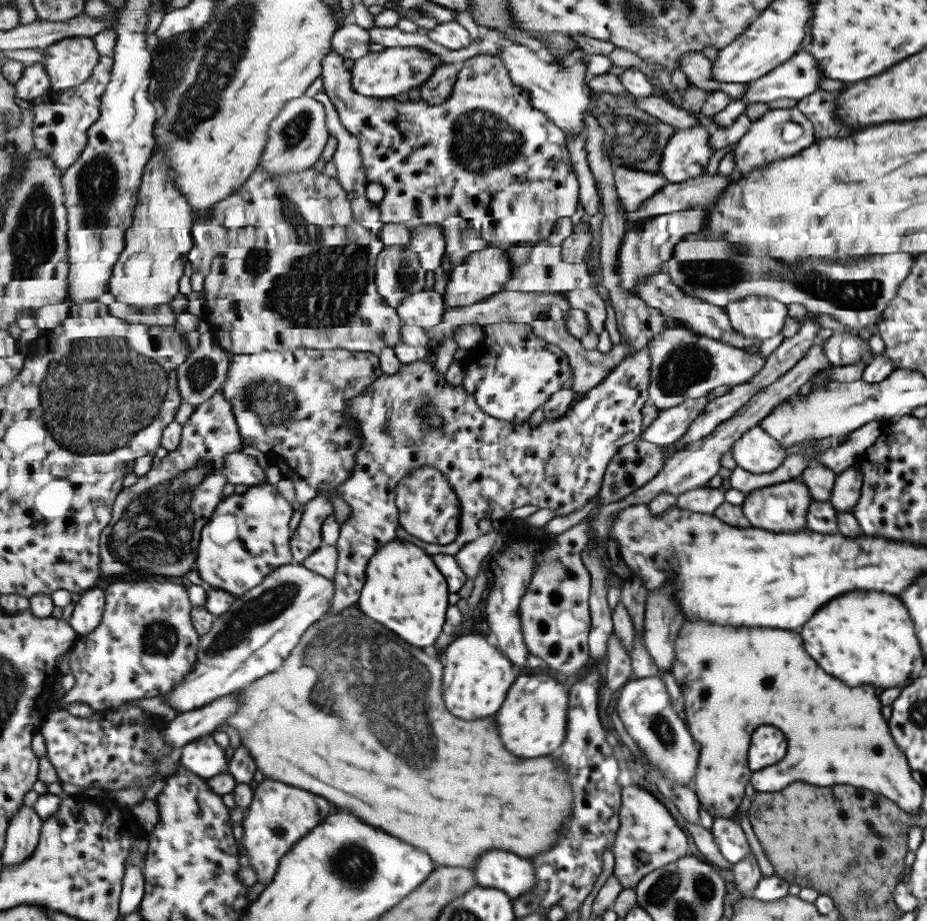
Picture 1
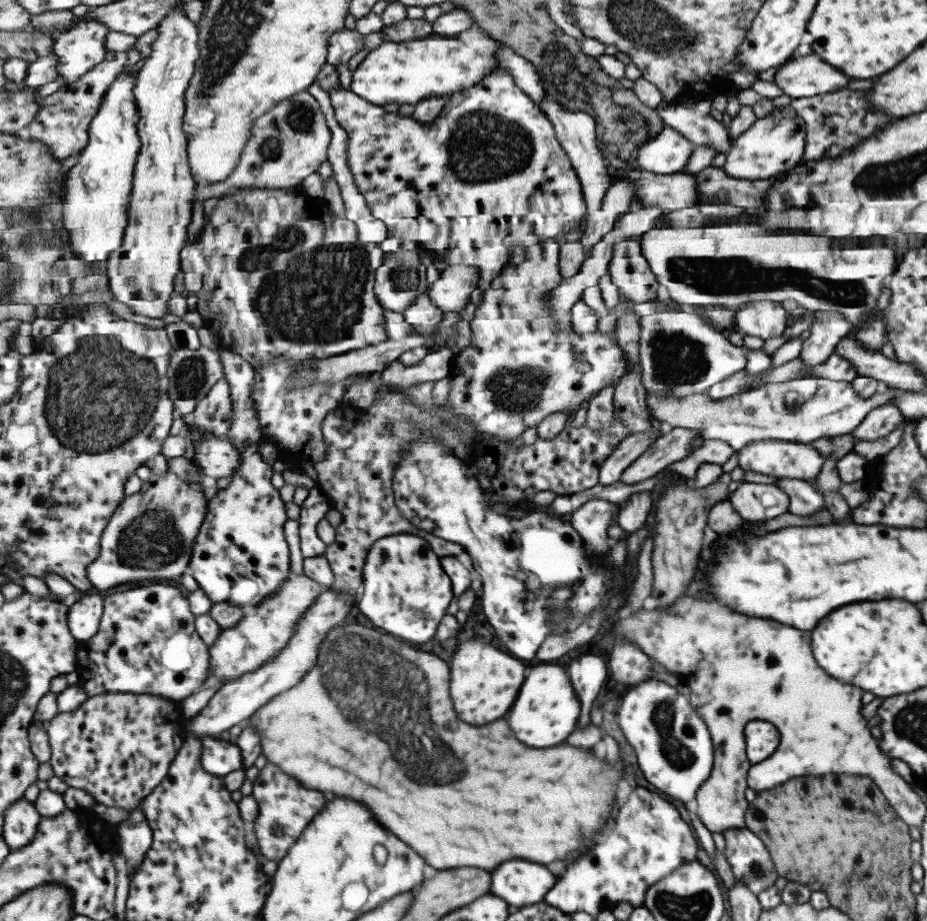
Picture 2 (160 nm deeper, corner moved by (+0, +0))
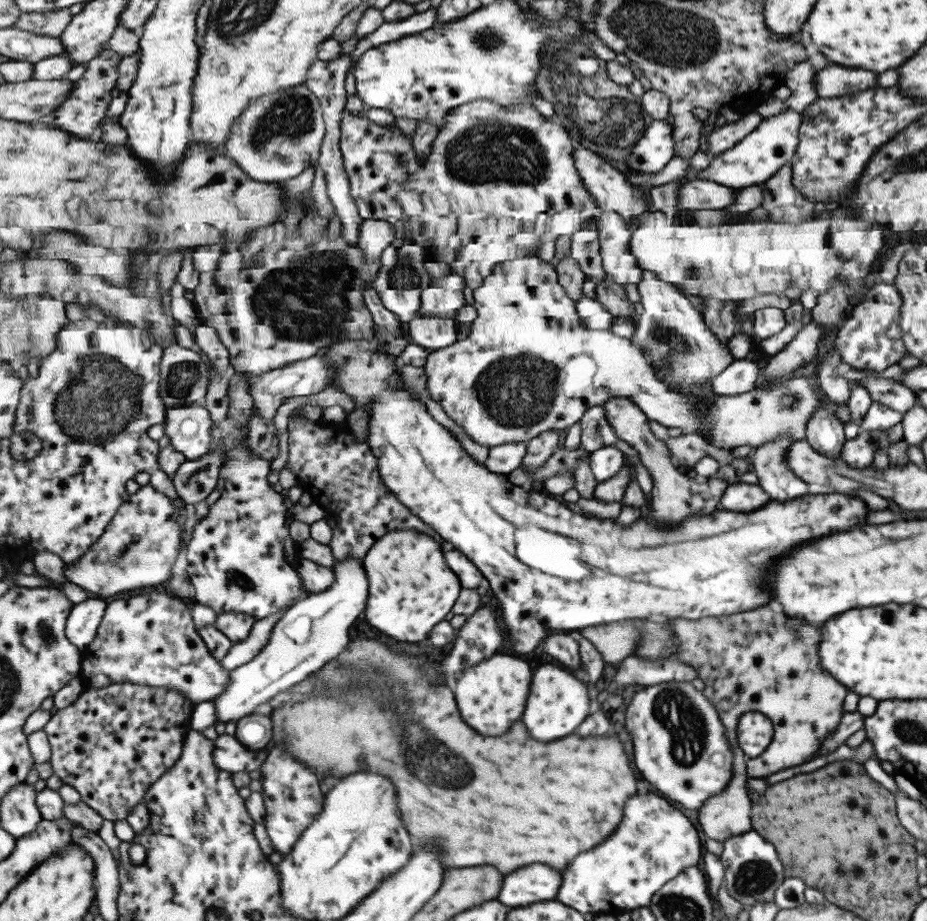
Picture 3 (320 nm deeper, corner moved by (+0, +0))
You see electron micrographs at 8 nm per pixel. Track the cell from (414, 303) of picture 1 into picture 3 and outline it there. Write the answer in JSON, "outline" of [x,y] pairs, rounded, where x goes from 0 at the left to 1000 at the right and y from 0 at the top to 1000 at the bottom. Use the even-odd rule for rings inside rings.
{"outline":[[[453,339],[441,350],[441,363],[444,371],[465,381],[482,378],[495,371],[491,346],[461,343]]]}

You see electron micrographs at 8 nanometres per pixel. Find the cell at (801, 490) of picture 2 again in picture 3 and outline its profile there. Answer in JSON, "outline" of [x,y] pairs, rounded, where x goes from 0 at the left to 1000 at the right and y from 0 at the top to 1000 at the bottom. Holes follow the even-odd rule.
{"outline":[[[838,472],[837,477],[825,479],[809,491],[818,527],[836,545],[858,543],[871,535],[869,524],[852,511],[846,496],[848,484],[857,479],[853,472]]]}

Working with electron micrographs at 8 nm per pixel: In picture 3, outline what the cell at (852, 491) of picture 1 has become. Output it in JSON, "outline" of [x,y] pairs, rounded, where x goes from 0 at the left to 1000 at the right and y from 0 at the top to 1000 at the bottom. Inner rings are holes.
{"outline":[[[957,466],[927,468],[922,476],[909,480],[906,486],[906,498],[918,508],[932,509],[940,506],[942,493],[959,484]]]}

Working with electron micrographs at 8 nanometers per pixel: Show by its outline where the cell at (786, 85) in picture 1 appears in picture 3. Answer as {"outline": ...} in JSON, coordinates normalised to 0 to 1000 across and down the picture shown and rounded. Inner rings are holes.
{"outline":[[[891,72],[877,84],[882,106],[902,106],[943,94],[944,78],[909,72]]]}

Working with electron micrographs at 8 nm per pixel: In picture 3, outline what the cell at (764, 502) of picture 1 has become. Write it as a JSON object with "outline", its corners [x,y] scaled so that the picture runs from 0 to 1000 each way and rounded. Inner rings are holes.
{"outline":[[[794,522],[784,527],[780,533],[778,550],[786,556],[812,556],[827,545],[832,545],[832,541],[818,524]]]}

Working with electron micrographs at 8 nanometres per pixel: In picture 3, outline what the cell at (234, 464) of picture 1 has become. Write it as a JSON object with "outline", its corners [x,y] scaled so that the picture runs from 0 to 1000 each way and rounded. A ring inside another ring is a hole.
{"outline":[[[214,438],[181,444],[177,467],[189,489],[201,493],[203,499],[210,499],[230,491],[230,464],[228,450]]]}

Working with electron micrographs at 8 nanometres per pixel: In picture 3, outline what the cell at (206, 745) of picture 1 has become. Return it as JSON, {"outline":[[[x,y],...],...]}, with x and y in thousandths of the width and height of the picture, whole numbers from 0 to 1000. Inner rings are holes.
{"outline":[[[242,796],[232,803],[232,808],[231,826],[233,831],[250,839],[282,836],[290,820],[290,814],[287,812],[271,814],[254,797]]]}

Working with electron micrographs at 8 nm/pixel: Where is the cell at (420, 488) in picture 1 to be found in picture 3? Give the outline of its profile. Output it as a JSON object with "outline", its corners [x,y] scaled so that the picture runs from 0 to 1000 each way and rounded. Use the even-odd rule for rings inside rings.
{"outline":[[[407,355],[407,364],[403,366],[392,369],[367,369],[358,374],[350,384],[346,385],[352,387],[354,393],[356,393],[360,400],[367,400],[362,402],[366,409],[362,410],[361,416],[368,419],[373,428],[378,428],[378,430],[382,432],[382,436],[385,441],[392,441],[392,443],[395,443],[395,447],[397,447],[399,468],[396,479],[402,493],[410,502],[409,510],[413,523],[421,529],[422,534],[437,547],[438,552],[443,552],[446,558],[450,558],[461,570],[465,569],[480,586],[489,588],[493,597],[499,597],[499,599],[517,615],[517,619],[521,621],[521,625],[523,625],[529,633],[528,637],[532,641],[532,645],[534,645],[534,648],[539,654],[540,661],[543,661],[543,671],[546,673],[547,682],[551,685],[551,688],[548,689],[547,697],[551,700],[551,704],[556,704],[556,706],[562,708],[562,710],[573,710],[575,706],[585,704],[588,693],[592,693],[594,688],[599,688],[599,685],[613,686],[615,684],[620,684],[626,686],[628,683],[635,681],[676,674],[680,673],[680,671],[738,671],[739,673],[752,673],[761,669],[793,667],[793,664],[812,662],[812,660],[817,660],[817,658],[825,658],[825,656],[830,656],[830,645],[821,641],[821,630],[819,630],[819,625],[821,625],[821,621],[823,621],[825,617],[832,615],[834,608],[838,608],[840,604],[847,604],[853,595],[864,593],[864,591],[868,591],[868,588],[873,588],[873,586],[888,584],[888,582],[896,582],[896,580],[901,580],[901,578],[912,578],[912,575],[916,575],[916,573],[922,573],[922,571],[927,572],[927,569],[934,569],[933,559],[935,559],[937,554],[935,549],[933,549],[933,545],[927,543],[927,541],[901,534],[890,536],[868,535],[862,537],[862,541],[849,543],[849,545],[836,545],[836,543],[832,542],[832,545],[823,547],[821,552],[817,552],[817,554],[812,554],[812,556],[786,556],[778,553],[767,554],[765,558],[743,558],[735,569],[724,571],[724,573],[717,573],[717,571],[711,571],[711,569],[702,567],[699,557],[691,559],[679,571],[670,571],[668,567],[662,565],[662,558],[658,559],[655,565],[646,565],[646,562],[622,558],[622,556],[614,554],[612,549],[607,549],[606,545],[601,545],[602,543],[600,543],[600,541],[595,541],[594,537],[587,534],[584,529],[569,533],[566,530],[551,522],[548,516],[530,511],[524,504],[517,504],[517,502],[510,499],[510,497],[502,491],[502,486],[497,485],[497,480],[491,477],[489,470],[480,465],[480,463],[474,460],[474,458],[463,450],[458,435],[451,435],[444,431],[443,427],[431,422],[435,413],[433,413],[433,408],[430,408],[428,404],[430,404],[433,391],[426,385],[421,385],[417,381],[410,381],[414,372],[415,370],[411,369]]]}

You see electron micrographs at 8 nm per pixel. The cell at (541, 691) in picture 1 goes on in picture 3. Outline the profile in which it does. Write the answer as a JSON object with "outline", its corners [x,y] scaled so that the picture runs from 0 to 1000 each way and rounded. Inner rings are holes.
{"outline":[[[588,721],[577,727],[577,749],[573,749],[573,767],[564,775],[566,788],[584,806],[597,806],[618,797],[638,775],[638,754],[633,743],[613,725]]]}

